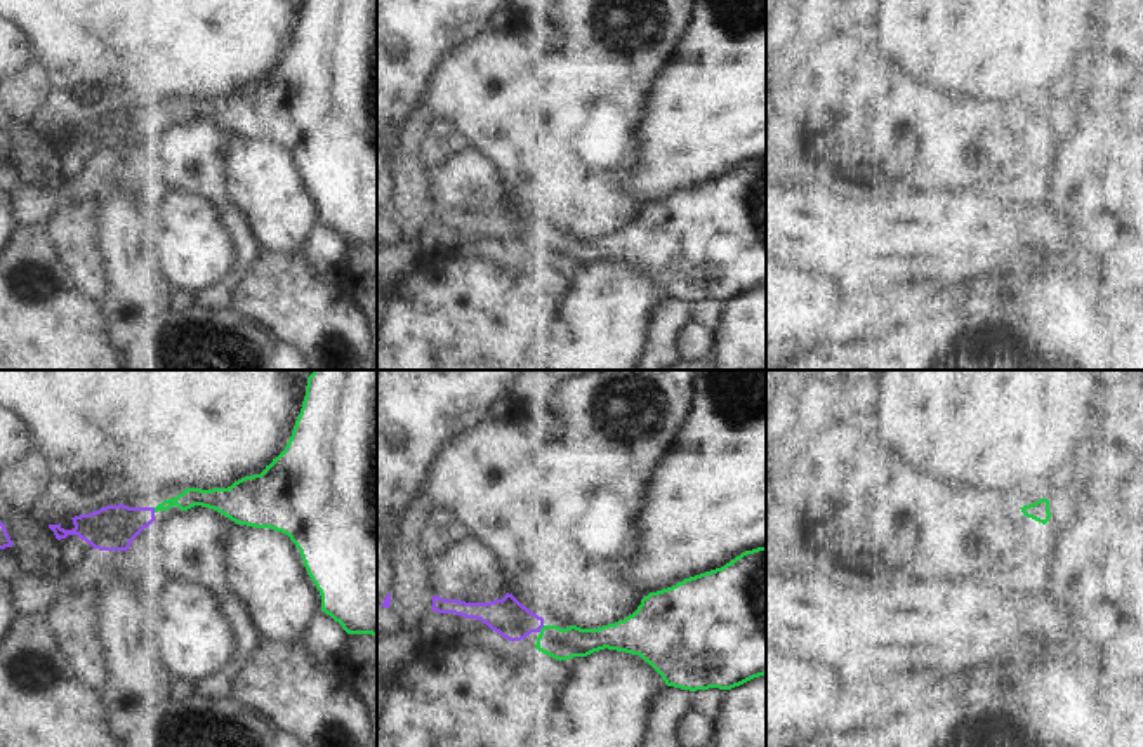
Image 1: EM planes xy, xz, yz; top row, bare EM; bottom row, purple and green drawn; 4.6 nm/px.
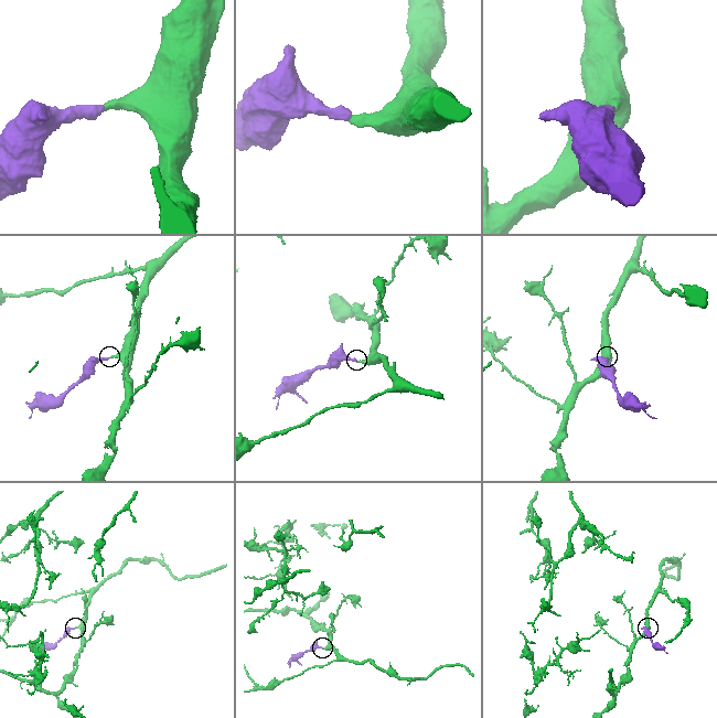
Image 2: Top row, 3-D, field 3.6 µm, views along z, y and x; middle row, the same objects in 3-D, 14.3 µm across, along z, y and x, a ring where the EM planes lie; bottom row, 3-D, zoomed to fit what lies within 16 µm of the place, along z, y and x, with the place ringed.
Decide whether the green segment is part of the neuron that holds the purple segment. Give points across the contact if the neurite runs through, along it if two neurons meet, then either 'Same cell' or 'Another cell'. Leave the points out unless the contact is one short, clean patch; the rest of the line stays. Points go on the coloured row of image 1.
Path across: xz (508, 617), (541, 628), (560, 643). Same cell.

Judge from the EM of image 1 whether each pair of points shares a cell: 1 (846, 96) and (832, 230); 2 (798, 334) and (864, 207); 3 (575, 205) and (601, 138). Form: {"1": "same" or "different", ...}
{"1": "different", "2": "different", "3": "same"}

